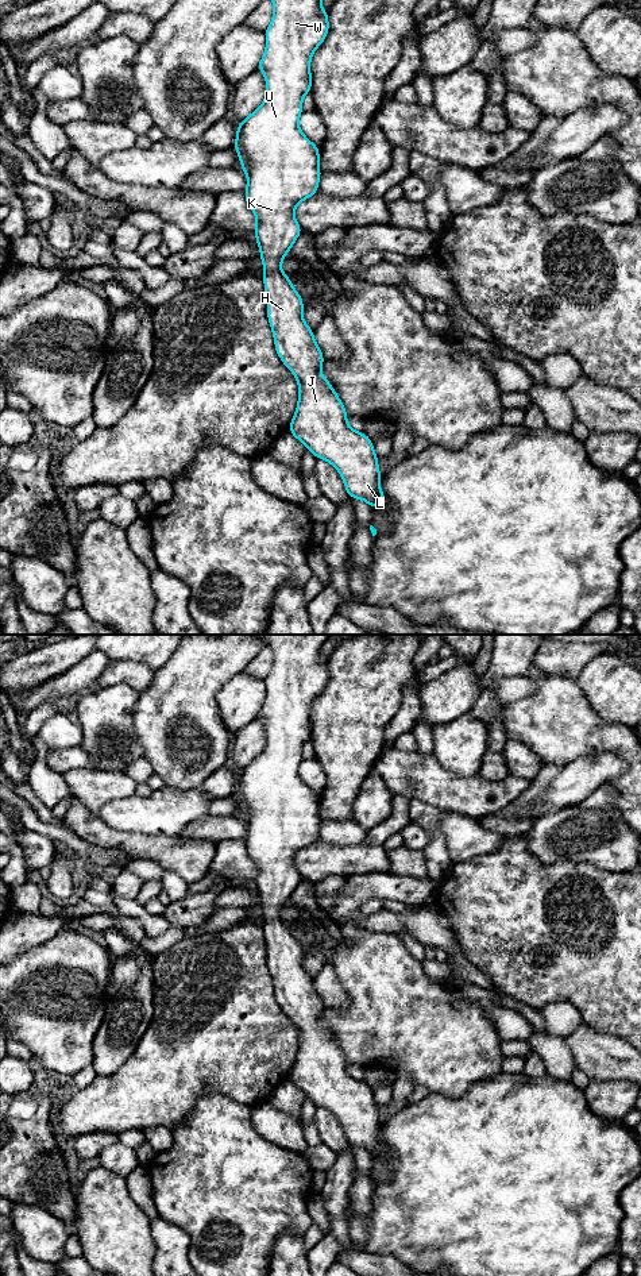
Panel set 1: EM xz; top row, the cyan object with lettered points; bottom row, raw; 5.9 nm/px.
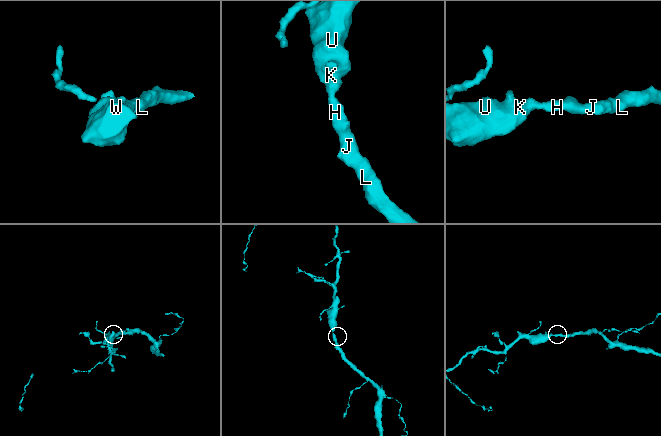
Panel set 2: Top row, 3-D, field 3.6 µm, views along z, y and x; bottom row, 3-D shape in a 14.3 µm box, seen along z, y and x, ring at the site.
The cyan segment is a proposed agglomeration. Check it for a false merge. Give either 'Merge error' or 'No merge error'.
No merge error

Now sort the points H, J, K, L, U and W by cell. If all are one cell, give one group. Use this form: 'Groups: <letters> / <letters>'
Groups: H J K L U W

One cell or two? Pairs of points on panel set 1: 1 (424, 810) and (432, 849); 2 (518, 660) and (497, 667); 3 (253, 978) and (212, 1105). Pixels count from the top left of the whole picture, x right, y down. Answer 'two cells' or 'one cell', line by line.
1: one cell
2: one cell
3: two cells

